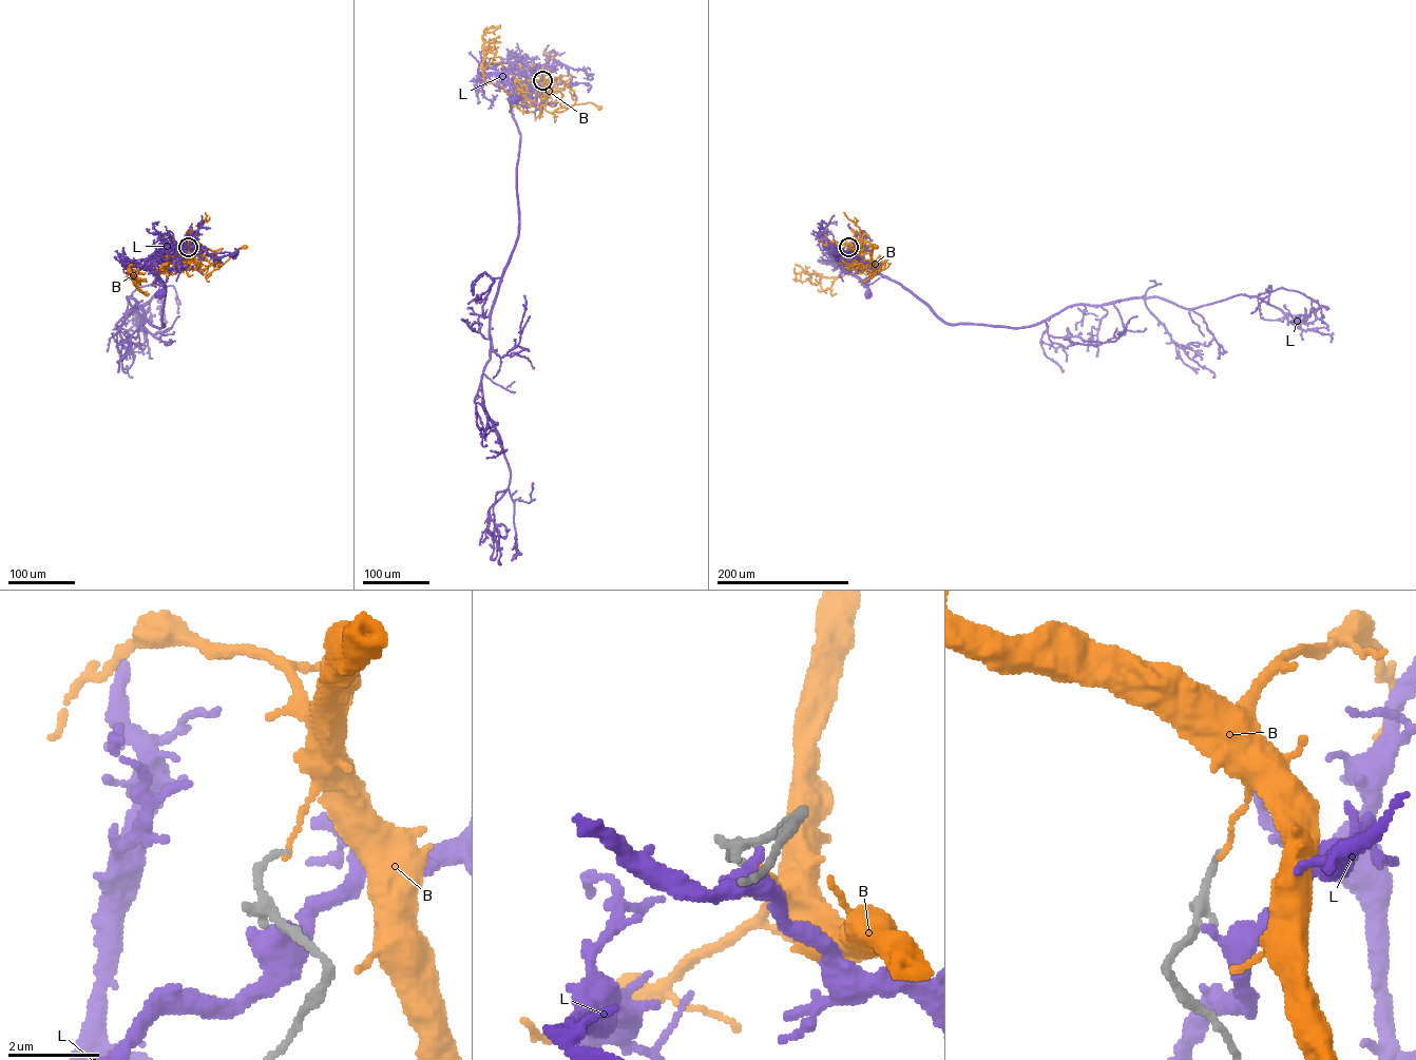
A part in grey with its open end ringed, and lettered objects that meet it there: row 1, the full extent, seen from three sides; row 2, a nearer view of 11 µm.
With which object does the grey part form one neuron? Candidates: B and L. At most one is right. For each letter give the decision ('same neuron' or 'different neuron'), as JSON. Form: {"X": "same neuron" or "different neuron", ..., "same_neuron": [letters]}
{"B": "different neuron", "L": "different neuron", "same_neuron": []}

